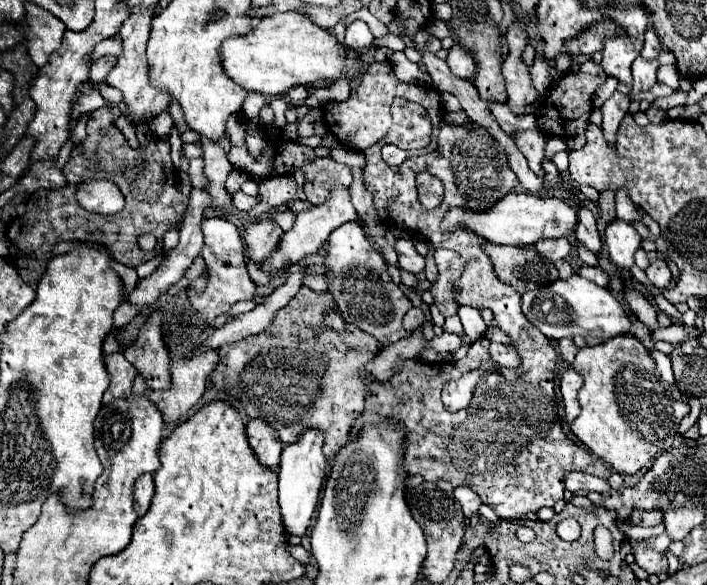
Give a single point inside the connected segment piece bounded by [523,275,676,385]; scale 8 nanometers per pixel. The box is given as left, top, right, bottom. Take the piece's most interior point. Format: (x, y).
(574, 306)

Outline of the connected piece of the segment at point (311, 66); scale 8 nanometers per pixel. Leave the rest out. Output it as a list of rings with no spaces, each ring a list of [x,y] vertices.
[[[275,13],[255,19],[247,35],[227,37],[219,49],[223,71],[247,91],[263,95],[285,95],[291,85],[325,83],[341,77],[345,45],[339,45],[325,29],[313,25],[303,13]]]

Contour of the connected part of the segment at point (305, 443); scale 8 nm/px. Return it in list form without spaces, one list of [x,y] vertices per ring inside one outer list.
[[[305,431],[303,437],[295,445],[289,445],[281,453],[281,465],[279,465],[279,509],[281,509],[281,521],[289,535],[303,537],[311,515],[315,511],[321,483],[325,477],[327,459],[321,451],[323,447],[323,435],[319,431]]]

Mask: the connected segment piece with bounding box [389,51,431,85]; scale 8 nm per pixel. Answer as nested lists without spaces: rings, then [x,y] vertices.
[[[401,51],[393,53],[389,57],[389,63],[391,63],[391,67],[395,71],[395,77],[399,81],[403,81],[403,83],[417,83],[417,85],[431,85],[431,77],[427,73],[423,73],[417,63],[409,61],[405,57],[405,53],[401,53]]]

